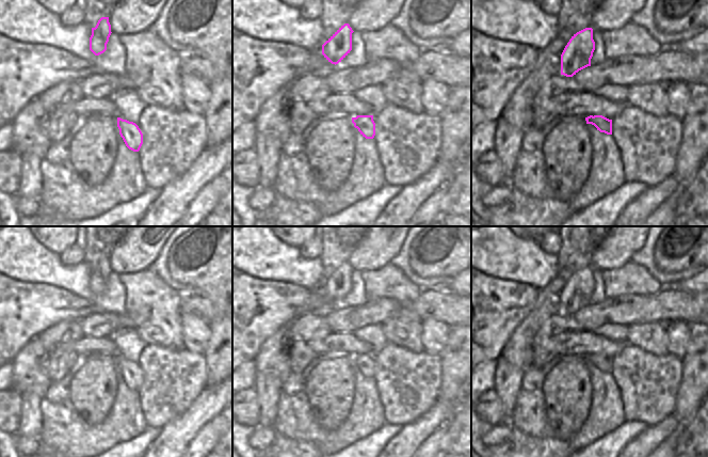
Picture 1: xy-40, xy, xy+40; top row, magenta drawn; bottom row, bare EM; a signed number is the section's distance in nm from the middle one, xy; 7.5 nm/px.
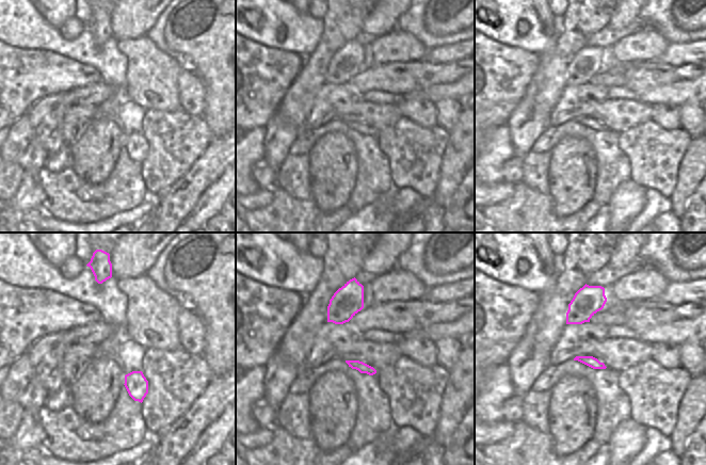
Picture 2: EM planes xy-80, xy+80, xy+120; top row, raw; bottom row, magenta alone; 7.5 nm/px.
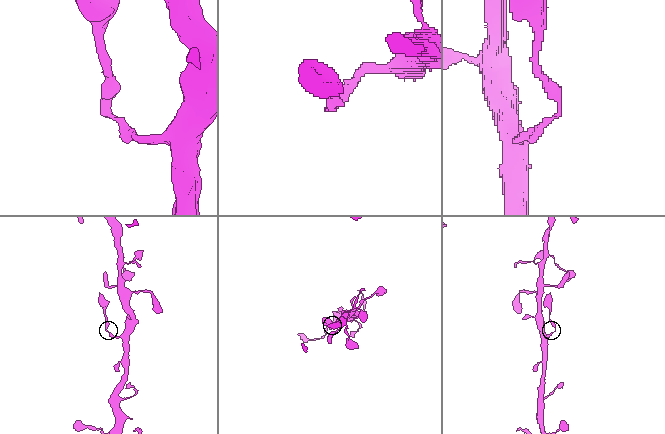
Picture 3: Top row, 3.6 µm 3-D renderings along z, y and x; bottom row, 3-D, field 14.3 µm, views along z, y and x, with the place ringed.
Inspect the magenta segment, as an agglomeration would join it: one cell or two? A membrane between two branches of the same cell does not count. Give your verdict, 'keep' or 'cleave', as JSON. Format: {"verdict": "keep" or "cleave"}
{"verdict": "cleave"}

